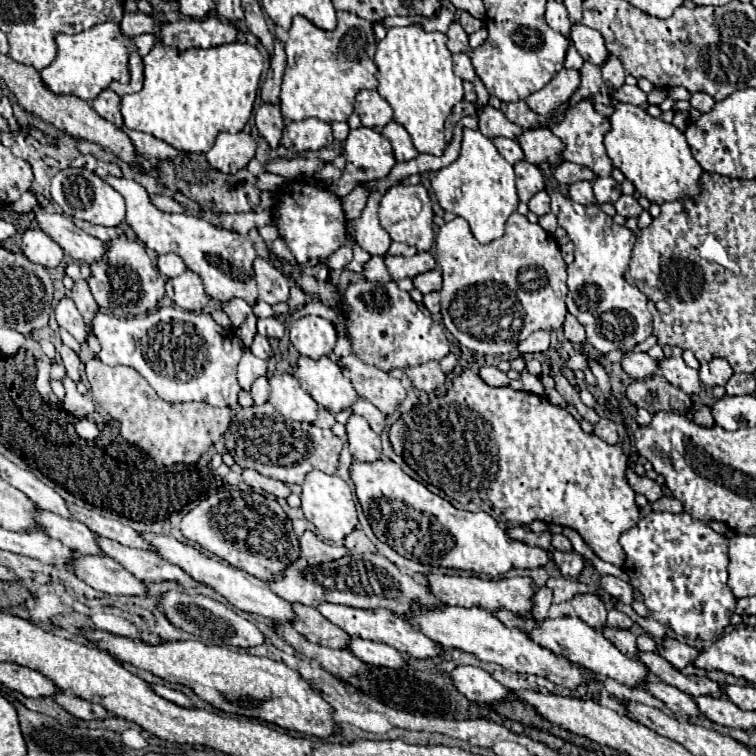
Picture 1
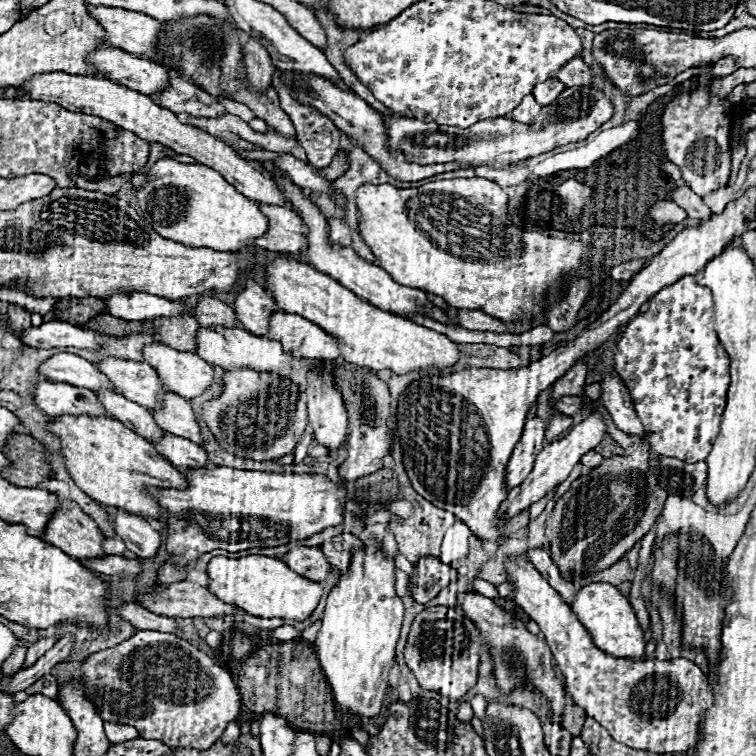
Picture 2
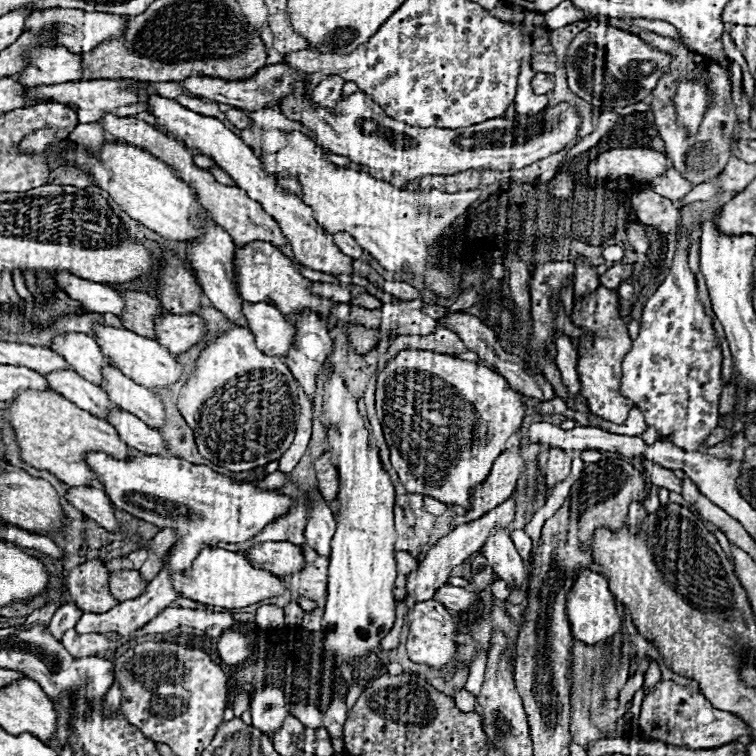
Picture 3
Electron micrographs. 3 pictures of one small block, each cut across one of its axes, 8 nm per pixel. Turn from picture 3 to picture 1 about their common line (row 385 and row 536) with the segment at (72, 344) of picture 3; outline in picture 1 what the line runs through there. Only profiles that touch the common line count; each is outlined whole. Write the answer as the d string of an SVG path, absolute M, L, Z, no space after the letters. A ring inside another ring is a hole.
M96 536L96 544L100 546L102 554L110 556L118 564L122 564L128 572L132 572L138 580L148 580L148 582L162 582L162 580L176 580L184 588L196 586L198 582L192 580L182 568L162 560L156 552L152 550L138 550L130 548L124 544L118 544L114 540Z

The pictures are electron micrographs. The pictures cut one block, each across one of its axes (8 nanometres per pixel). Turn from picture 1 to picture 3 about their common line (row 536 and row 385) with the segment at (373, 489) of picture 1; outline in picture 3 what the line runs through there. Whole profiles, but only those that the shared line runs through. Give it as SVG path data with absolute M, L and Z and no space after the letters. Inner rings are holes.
M410 348L390 360L378 374L376 412L390 446L392 466L404 488L410 494L432 496L438 502L470 510L472 492L488 478L494 460L506 450L508 438L522 426L526 406L522 394L510 388L498 372L448 354Z

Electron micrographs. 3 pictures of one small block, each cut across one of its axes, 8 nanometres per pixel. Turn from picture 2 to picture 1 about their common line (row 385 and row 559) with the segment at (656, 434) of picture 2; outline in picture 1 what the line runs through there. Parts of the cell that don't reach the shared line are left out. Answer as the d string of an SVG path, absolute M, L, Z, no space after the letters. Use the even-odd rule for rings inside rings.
M652 512L642 518L634 528L620 536L620 546L626 552L624 572L630 578L630 584L644 596L654 620L664 626L670 626L676 634L684 638L714 640L730 624L730 618L736 610L736 598L728 588L728 538L714 532L706 522L694 520L688 512L670 514L670 512Z

